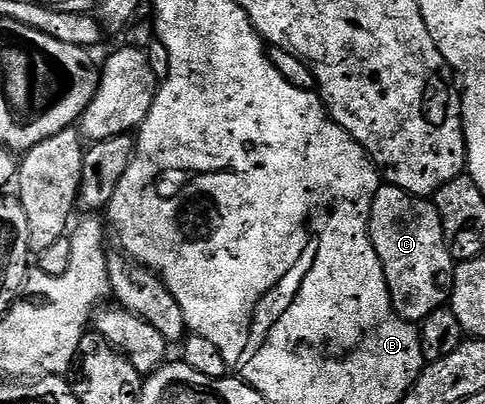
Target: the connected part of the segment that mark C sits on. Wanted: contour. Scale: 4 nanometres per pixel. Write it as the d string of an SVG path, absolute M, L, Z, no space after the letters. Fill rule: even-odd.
M382 185L375 193L375 201L371 205L369 236L375 245L375 253L379 253L379 261L387 277L389 296L400 319L414 325L420 324L422 319L435 313L435 309L444 307L450 302L453 294L455 260L449 252L437 206L432 201L420 195L407 193L398 187Z

